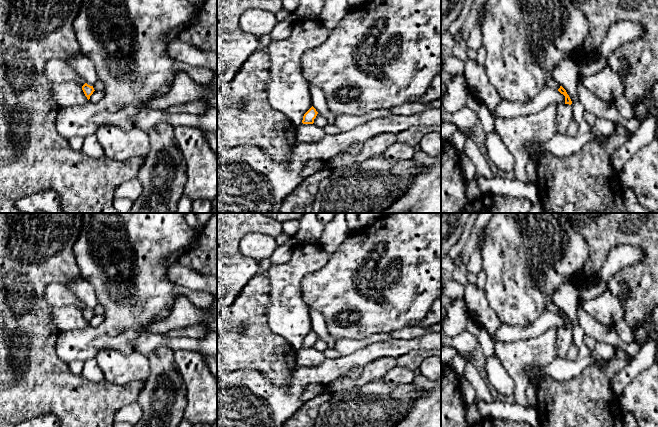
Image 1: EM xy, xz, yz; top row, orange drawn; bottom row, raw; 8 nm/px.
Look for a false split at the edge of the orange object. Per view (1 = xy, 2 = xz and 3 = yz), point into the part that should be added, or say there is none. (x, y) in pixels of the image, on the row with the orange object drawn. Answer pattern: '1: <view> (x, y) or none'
1: none
2: none
3: none

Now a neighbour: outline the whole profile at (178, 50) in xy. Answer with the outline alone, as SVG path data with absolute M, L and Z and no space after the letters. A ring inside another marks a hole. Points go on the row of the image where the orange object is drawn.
M176 38L168 44L168 54L173 60L191 67L204 67L213 73L212 81L206 84L208 91L199 100L208 106L208 110L217 109L217 53L203 51Z

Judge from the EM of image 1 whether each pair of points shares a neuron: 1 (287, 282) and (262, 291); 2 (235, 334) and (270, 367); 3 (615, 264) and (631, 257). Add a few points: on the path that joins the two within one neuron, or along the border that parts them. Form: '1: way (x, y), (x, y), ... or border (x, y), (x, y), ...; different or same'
1: border (266, 275), (270, 282), (270, 299), (267, 311); different
2: way (244, 341), (261, 358); same
3: way (619, 260), (622, 257), (627, 257); same

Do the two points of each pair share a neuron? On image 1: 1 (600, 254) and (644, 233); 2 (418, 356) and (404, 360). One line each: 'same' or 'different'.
1: same
2: same

